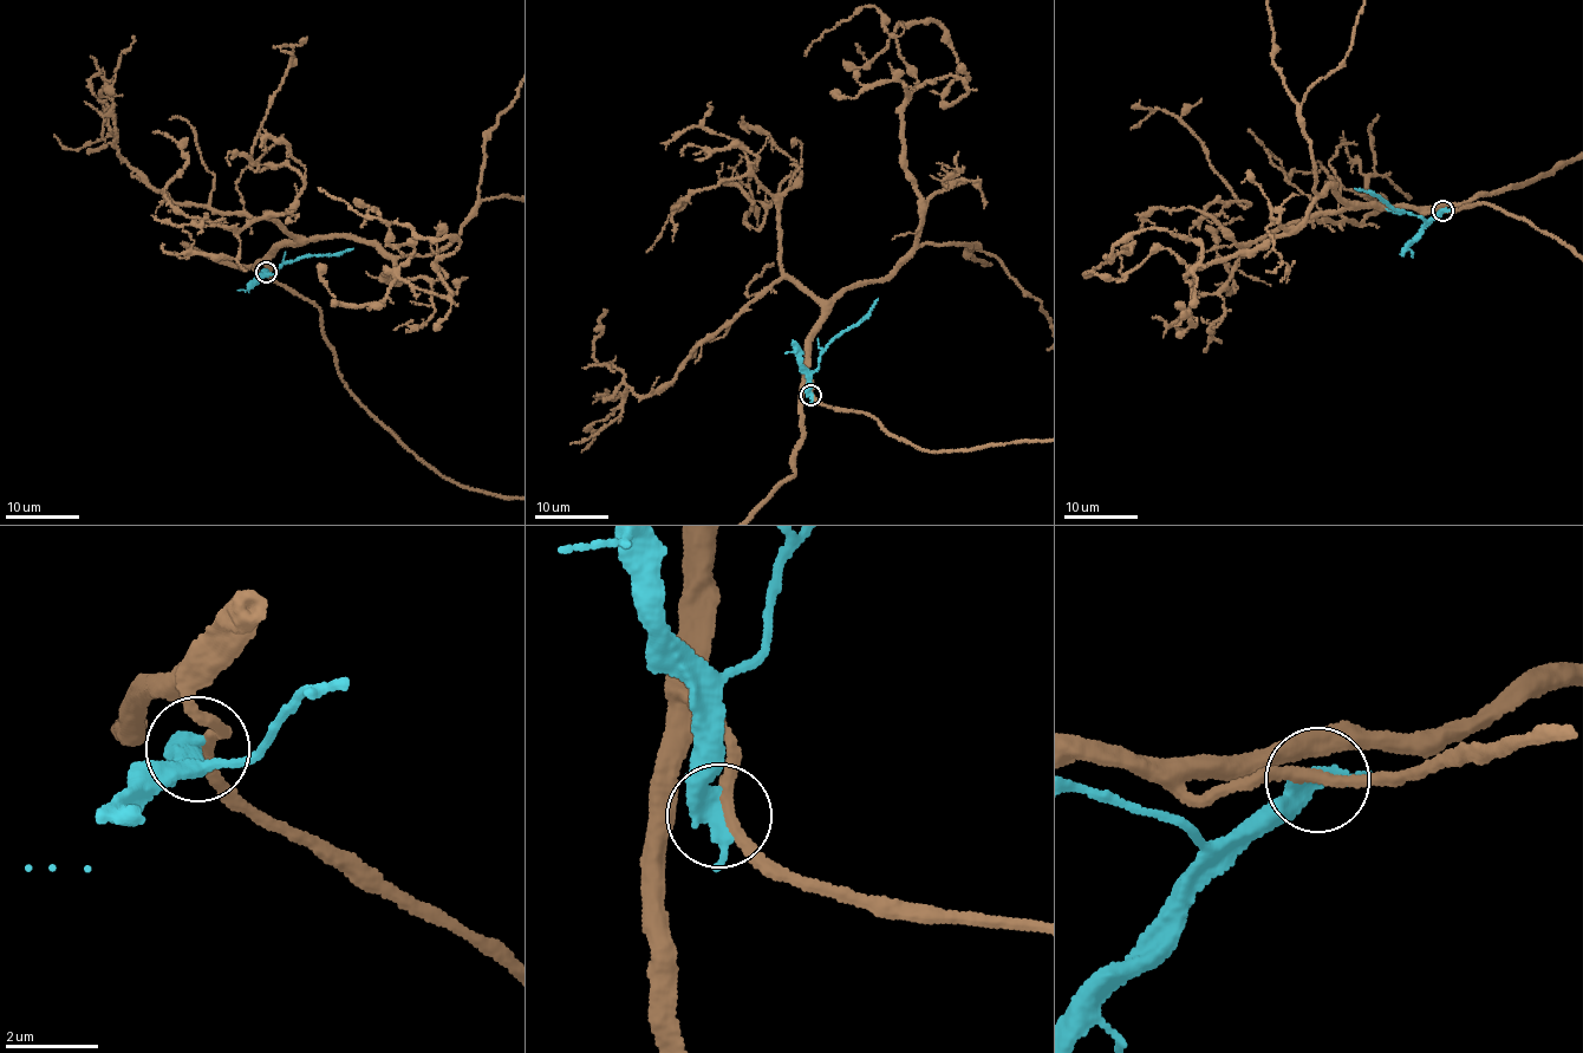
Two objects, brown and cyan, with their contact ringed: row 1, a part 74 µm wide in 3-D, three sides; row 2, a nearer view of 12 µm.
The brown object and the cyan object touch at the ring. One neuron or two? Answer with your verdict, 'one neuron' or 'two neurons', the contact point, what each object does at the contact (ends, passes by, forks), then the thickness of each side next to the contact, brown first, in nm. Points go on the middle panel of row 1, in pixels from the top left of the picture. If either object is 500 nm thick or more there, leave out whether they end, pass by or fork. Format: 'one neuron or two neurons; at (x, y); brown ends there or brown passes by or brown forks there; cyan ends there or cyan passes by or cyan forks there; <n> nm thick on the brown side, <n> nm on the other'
two neurons; at (810, 395); brown passes by; cyan ends there; 240 nm thick on the brown side, 480 nm on the other

